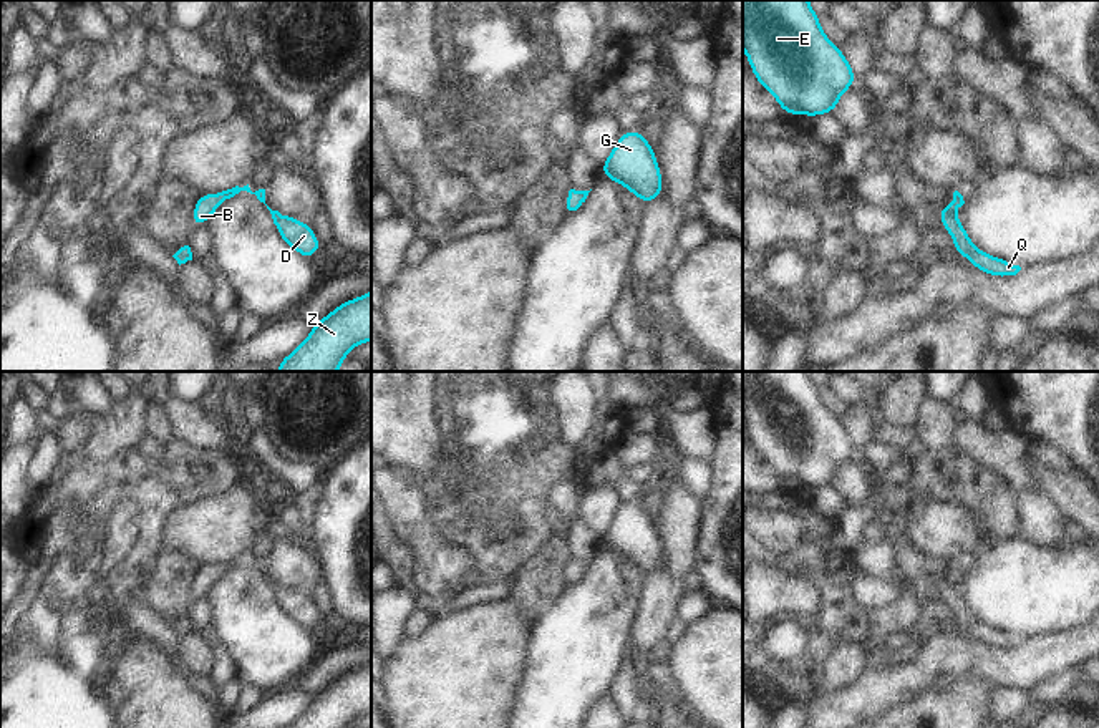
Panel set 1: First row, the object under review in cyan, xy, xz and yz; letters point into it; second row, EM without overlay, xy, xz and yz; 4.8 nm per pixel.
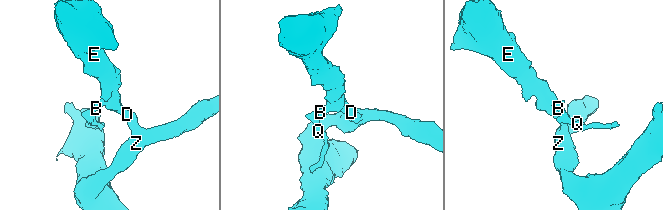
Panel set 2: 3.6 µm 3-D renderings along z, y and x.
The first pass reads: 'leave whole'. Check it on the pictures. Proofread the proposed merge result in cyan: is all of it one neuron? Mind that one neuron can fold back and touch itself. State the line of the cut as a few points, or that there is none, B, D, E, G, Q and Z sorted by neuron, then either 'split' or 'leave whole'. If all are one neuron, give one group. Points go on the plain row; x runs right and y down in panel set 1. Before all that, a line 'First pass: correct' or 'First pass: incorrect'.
First pass: correct
no cut; B D E G Q Z; leave whole

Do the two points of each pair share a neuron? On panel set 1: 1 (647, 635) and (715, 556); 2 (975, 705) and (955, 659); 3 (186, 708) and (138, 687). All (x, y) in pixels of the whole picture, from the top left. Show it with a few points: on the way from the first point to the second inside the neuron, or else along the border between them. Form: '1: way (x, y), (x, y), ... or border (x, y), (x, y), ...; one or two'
1: border (698, 531), (693, 569); two
2: border (952, 679), (977, 675), (993, 685); two
3: way (174, 708), (166, 708), (150, 692); one

